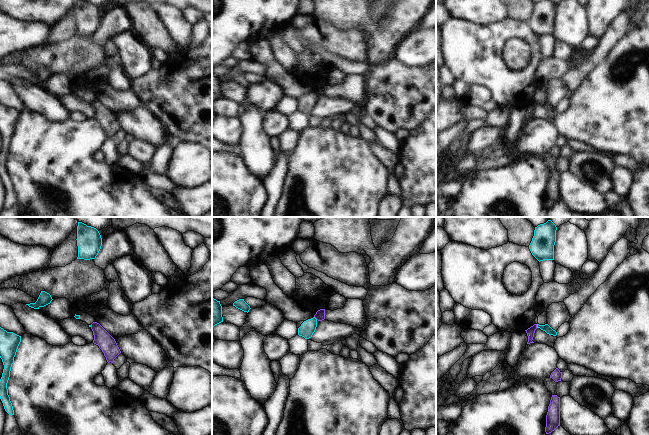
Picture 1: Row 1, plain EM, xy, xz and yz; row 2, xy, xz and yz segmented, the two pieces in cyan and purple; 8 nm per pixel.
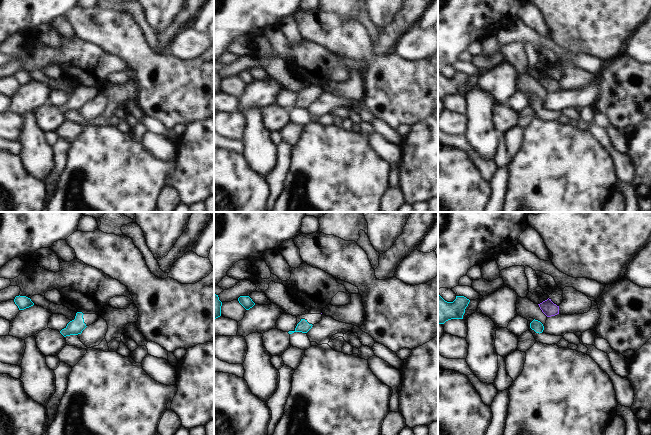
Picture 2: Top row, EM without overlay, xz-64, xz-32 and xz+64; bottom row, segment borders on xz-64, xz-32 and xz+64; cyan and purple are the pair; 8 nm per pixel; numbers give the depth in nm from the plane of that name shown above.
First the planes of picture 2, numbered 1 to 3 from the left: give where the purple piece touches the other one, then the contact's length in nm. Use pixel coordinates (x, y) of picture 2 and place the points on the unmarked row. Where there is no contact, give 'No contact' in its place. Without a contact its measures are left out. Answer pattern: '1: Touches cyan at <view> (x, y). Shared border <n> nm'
1: No contact
2: No contact
3: No contact

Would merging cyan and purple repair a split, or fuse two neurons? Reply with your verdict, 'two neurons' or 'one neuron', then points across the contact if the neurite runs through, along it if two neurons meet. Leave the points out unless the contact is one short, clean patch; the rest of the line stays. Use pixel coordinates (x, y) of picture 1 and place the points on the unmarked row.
two neurons; border along yz (536, 100), (537, 103)

